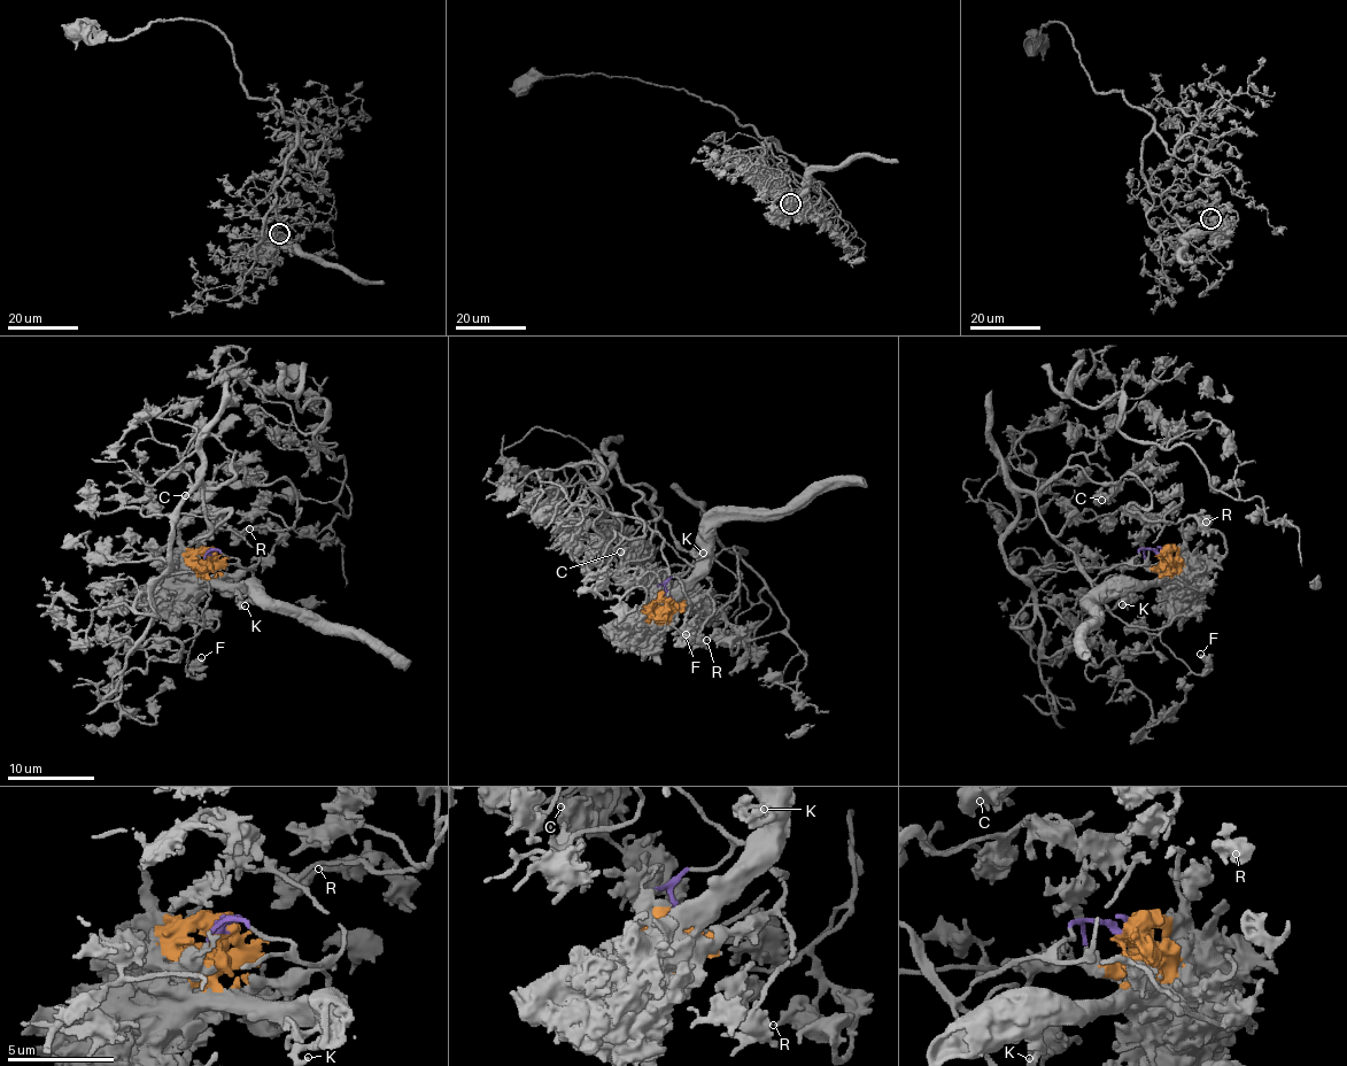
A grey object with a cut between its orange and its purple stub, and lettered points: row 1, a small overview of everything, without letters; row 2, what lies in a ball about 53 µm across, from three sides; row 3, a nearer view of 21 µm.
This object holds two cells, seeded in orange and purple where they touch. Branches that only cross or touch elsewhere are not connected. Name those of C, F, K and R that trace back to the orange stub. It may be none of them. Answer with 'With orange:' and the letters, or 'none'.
With orange: K

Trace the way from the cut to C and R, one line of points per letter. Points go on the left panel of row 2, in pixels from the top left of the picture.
C: (210, 553), (239, 559), (207, 576), (196, 543), (210, 532), (202, 492), (233, 474), (235, 452), (185, 496)
R: (210, 553), (239, 559), (207, 576), (196, 543), (202, 492), (239, 464), (297, 500), (293, 527), (248, 530)

